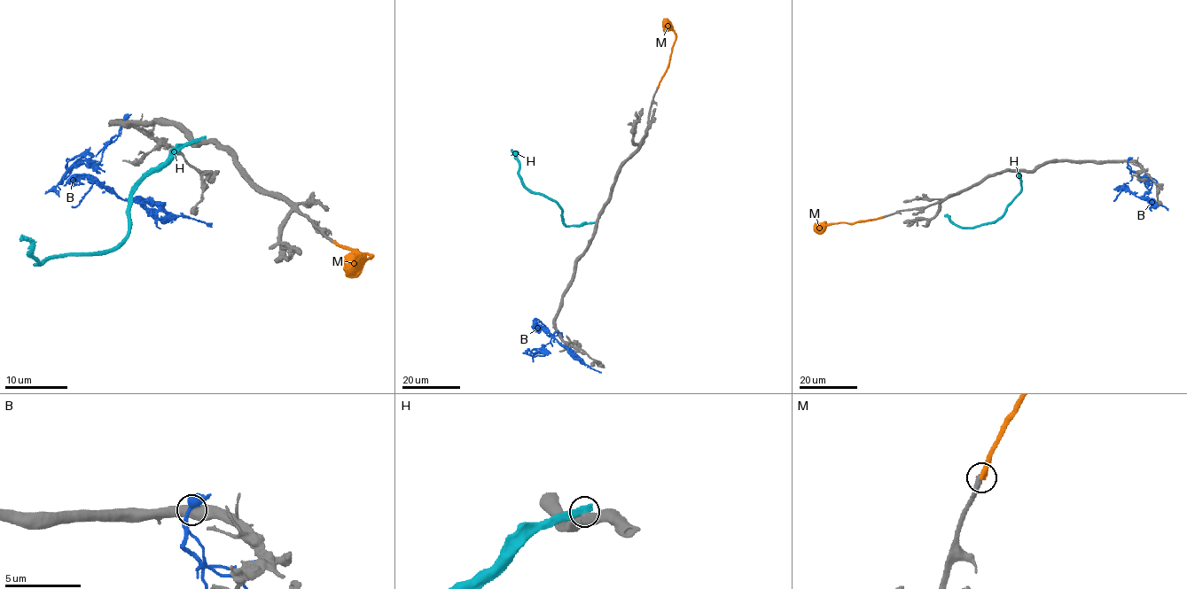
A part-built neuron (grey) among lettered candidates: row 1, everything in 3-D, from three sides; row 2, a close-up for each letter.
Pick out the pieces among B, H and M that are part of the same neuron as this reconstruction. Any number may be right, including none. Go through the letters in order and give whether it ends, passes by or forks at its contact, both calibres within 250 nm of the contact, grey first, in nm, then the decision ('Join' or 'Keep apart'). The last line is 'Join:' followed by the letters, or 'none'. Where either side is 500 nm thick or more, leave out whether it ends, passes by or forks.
B: Thickness 600 nm (grey) against 400 nm. Keep apart
H: Thickness 600 nm (grey) against 480 nm. Keep apart
M: It ends there. Thickness 360 nm (grey) against 400 nm. Join
Join: M

